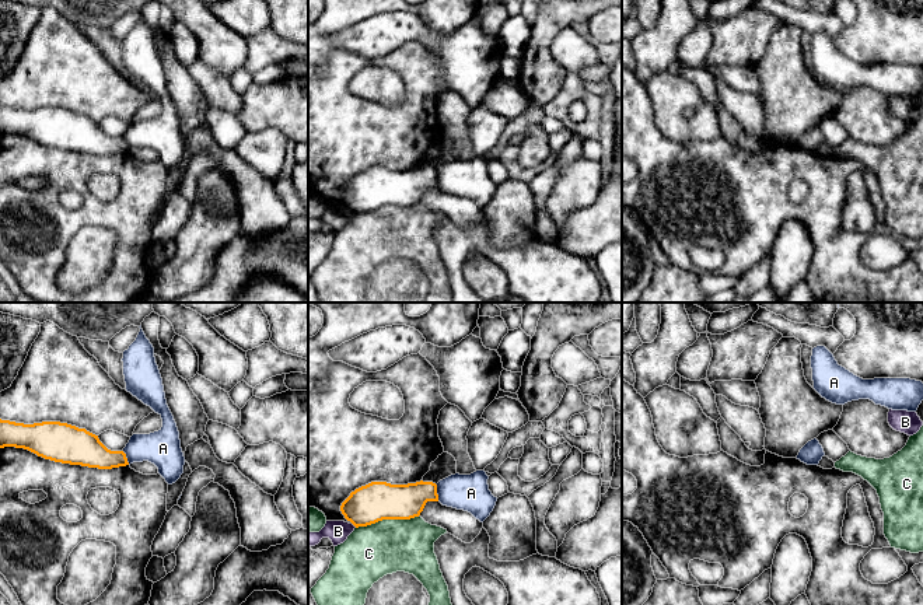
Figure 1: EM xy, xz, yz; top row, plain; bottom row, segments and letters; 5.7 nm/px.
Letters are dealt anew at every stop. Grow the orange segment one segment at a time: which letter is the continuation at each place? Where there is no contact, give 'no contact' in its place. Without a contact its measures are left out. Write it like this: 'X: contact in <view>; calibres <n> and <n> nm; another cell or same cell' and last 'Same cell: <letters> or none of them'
A: contact in xz; calibres 200 and 220 nm; another cell
B: contact in xz; calibres 220 and 130 nm; another cell
C: contact in xz; calibres 220 and 320 nm; another cell
Same cell: none of them

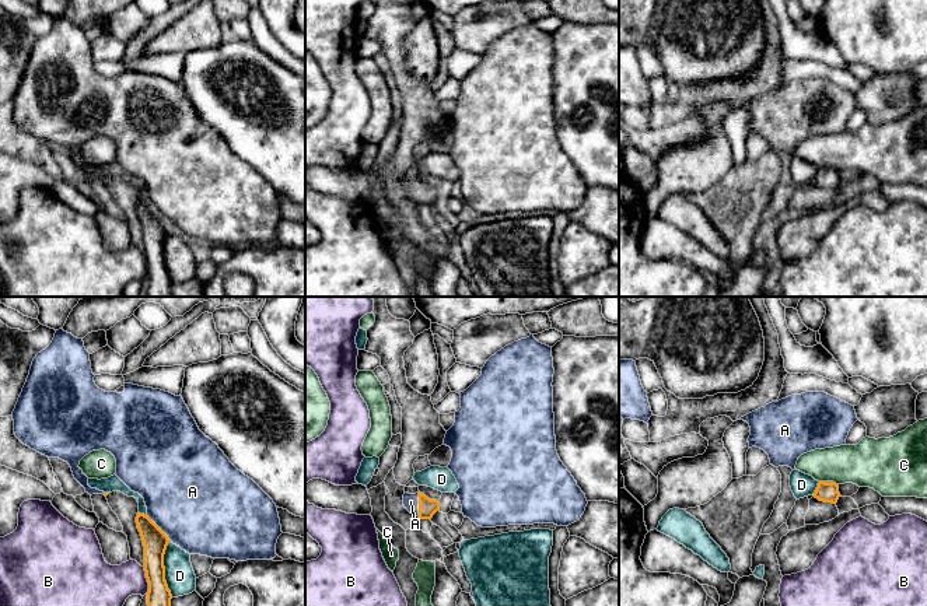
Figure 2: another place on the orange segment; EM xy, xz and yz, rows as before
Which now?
A: contact in xy; calibres 140 and 500 nm; same cell
B: contact in xy; calibres 140 and 280 nm; another cell
C: contact in yz; calibres 110 and 280 nm; another cell
D: contact in xy; calibres 140 and 170 nm; another cell
Same cell: A

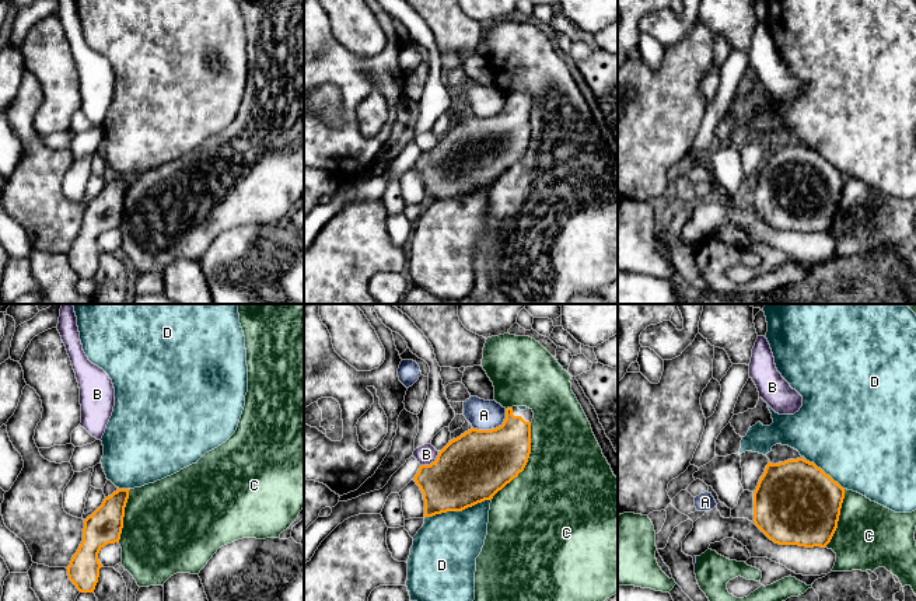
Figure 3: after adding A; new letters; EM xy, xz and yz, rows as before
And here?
A: contact in xz; calibres 400 and 180 nm; another cell
B: contact in xz; calibres 400 and 120 nm; another cell
C: contact in xz; calibres 360 and 500 nm; another cell
D: contact in xz; calibres 400 and 380 nm; same cell
Same cell: D

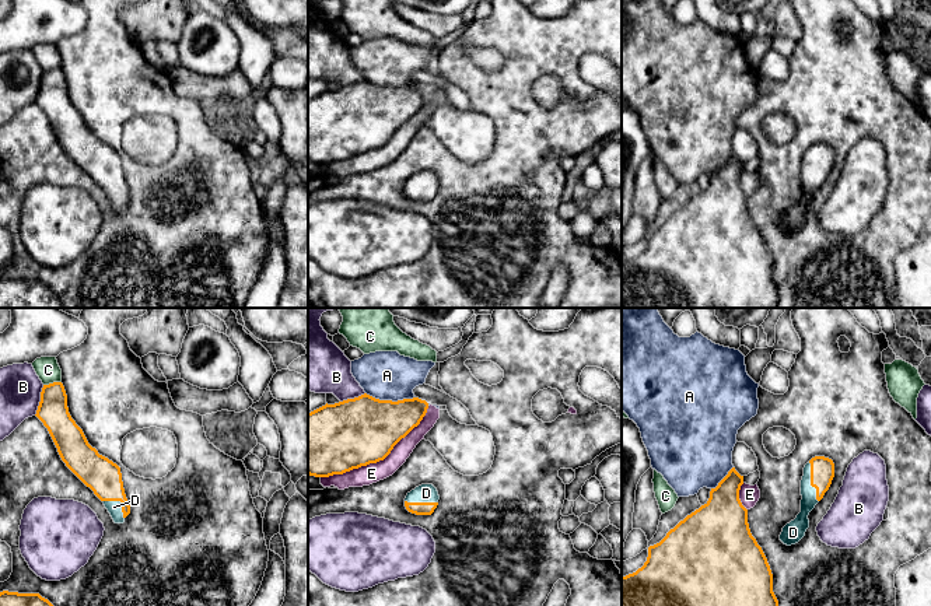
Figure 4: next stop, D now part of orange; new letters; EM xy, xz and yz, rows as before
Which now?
A: contact in xz; calibres 380 and 280 nm; another cell
B: contact in xy; calibres 170 and 240 nm; another cell
C: contact in xy; calibres 170 and 140 nm; another cell
D: contact in yz; calibres 140 and 90 nm; same cell
E: contact in xz; calibres 400 and 110 nm; another cell
Same cell: D

